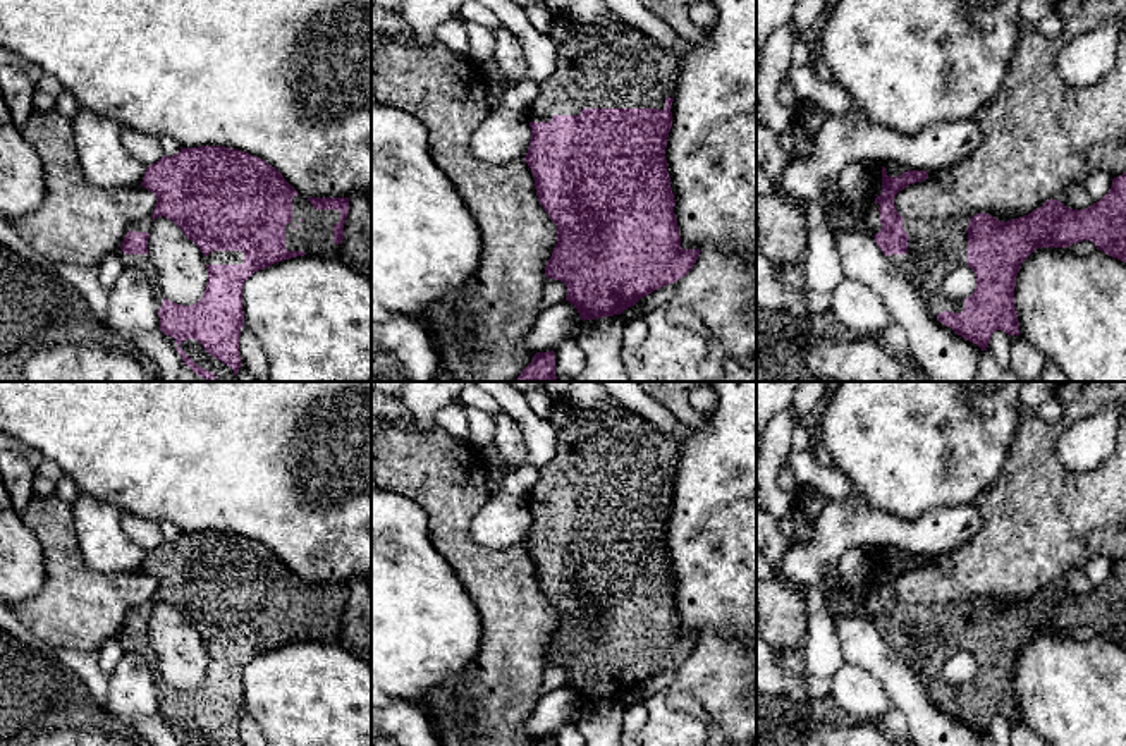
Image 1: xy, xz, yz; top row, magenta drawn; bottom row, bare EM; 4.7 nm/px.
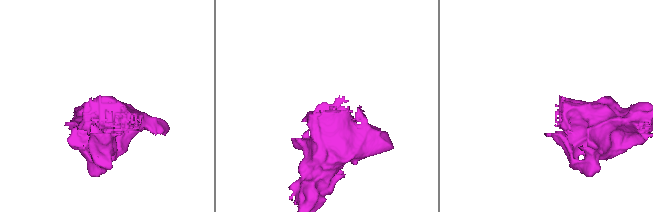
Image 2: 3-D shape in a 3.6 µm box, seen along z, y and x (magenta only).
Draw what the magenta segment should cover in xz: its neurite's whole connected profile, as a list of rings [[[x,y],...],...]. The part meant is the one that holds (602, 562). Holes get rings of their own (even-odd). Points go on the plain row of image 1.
[[[555,399],[548,421],[555,430],[555,456],[540,469],[540,480],[528,497],[531,526],[524,541],[535,562],[538,586],[557,610],[557,629],[545,660],[566,669],[566,686],[583,706],[614,701],[686,662],[701,638],[681,633],[665,545],[679,442],[621,406],[597,409]]]

